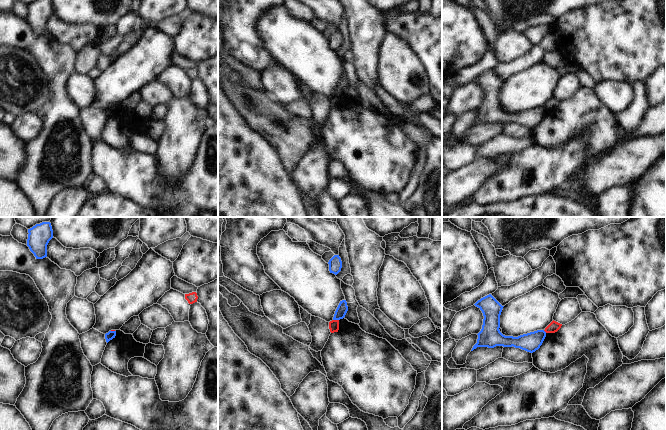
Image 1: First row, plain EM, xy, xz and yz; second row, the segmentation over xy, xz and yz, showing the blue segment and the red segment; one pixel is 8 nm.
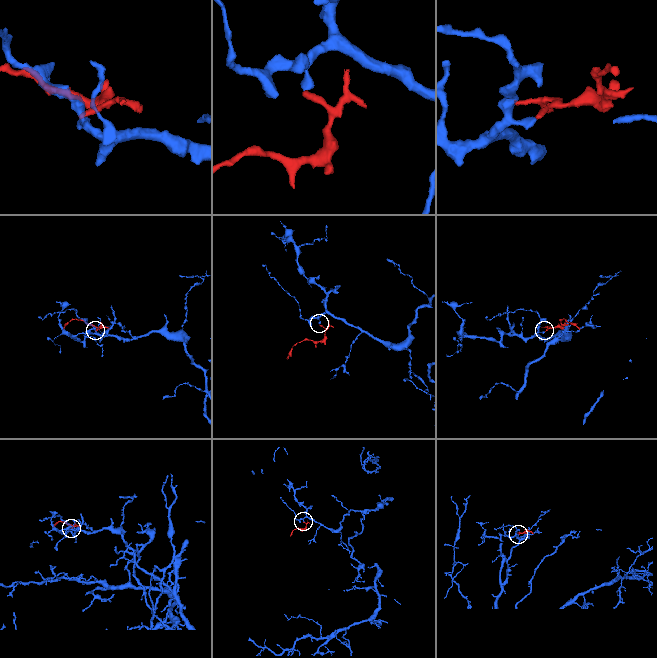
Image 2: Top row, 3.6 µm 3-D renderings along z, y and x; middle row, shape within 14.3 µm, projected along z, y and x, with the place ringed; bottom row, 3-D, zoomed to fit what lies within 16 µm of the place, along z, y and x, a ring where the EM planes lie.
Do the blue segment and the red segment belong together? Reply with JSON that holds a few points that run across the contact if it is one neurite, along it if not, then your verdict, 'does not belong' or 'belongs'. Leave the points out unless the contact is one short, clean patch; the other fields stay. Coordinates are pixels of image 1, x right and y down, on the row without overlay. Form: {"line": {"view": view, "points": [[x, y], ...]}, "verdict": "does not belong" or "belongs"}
{"line": {"view": "xz", "points": [[333, 95], [338, 96]]}, "verdict": "does not belong"}

